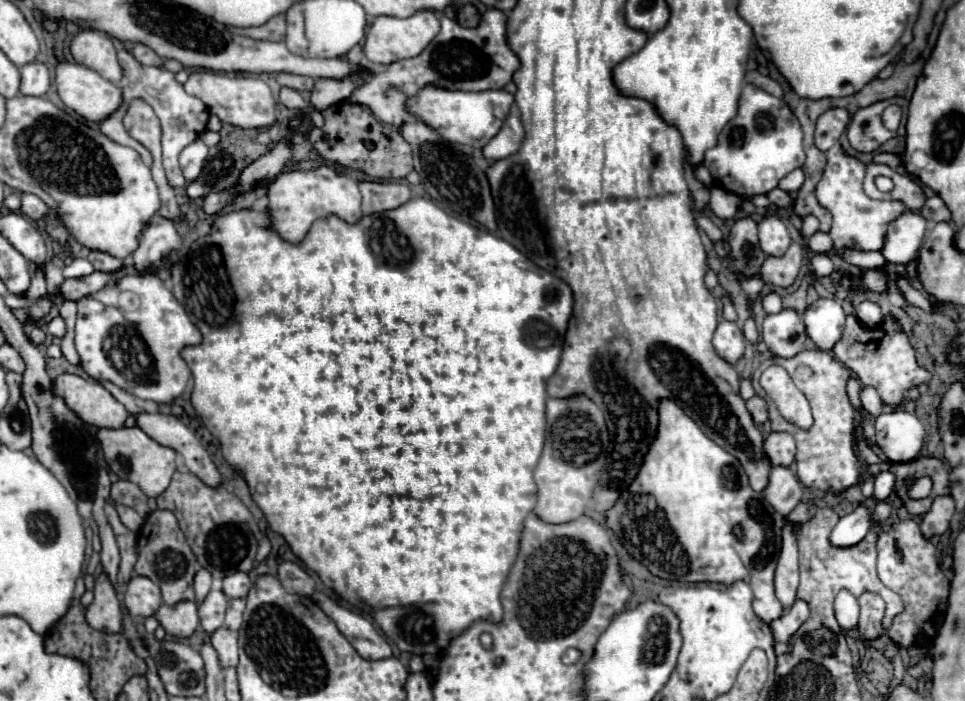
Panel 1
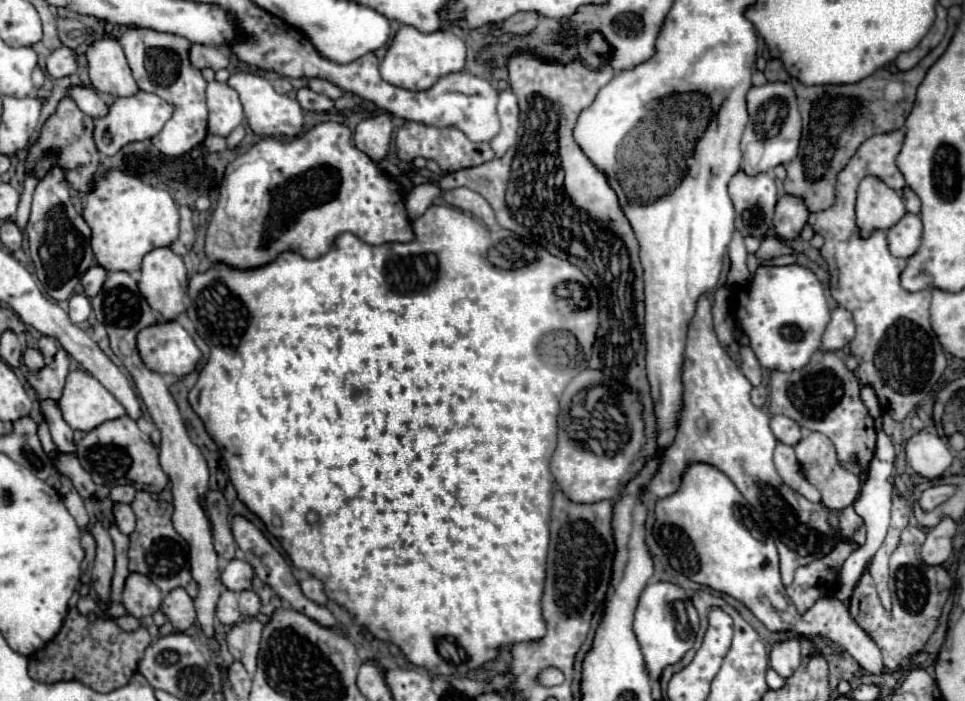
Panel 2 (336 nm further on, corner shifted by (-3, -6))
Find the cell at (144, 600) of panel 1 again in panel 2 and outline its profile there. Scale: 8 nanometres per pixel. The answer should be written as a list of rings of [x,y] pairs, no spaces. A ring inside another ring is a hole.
[[[129,574],[123,590],[123,606],[135,618],[151,616],[159,610],[161,590],[145,574]]]

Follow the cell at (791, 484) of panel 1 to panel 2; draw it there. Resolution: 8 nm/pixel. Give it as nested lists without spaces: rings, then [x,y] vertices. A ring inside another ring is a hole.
[[[777,442],[777,446],[775,446],[775,466],[777,466],[777,472],[781,474],[783,482],[787,482],[787,486],[791,486],[795,492],[805,496],[809,502],[821,502],[819,490],[815,490],[815,486],[811,486],[807,482],[807,478],[799,472],[799,462],[795,458],[793,446]]]

